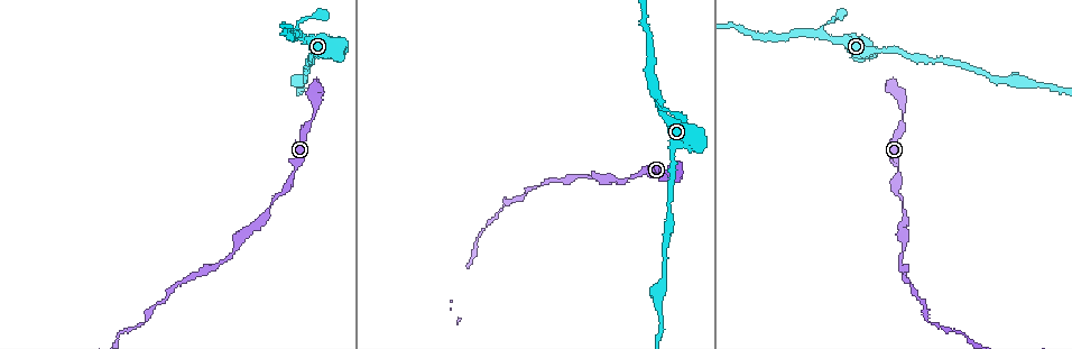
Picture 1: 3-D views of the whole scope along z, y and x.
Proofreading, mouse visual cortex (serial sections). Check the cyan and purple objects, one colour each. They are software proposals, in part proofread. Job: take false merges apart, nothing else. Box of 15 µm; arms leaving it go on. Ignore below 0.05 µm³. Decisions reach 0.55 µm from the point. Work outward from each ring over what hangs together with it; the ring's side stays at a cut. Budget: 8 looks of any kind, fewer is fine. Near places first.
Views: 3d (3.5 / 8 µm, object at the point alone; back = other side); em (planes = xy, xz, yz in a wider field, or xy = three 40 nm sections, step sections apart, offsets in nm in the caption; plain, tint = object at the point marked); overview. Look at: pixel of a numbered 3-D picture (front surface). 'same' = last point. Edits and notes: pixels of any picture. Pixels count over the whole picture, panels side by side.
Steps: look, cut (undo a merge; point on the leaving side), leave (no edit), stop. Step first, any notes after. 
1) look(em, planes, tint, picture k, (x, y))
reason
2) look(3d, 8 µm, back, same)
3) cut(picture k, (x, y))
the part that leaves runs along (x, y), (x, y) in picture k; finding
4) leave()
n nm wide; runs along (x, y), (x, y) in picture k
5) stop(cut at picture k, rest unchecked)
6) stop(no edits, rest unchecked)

look(3d, 3.5 µm, picture 1, (641, 173))
sudden change in width

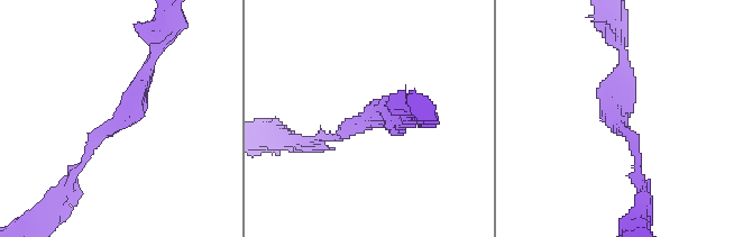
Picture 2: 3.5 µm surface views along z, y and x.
look(em, xy, step 3, tint, picture 2, (115, 124))
arms of 150, 200 nm

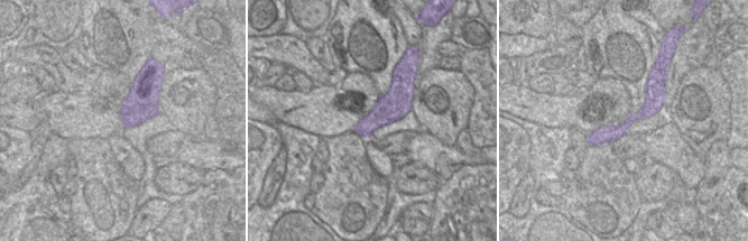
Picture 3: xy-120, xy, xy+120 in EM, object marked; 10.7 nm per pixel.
leave()
runs along (649, 83), (650, 105), (590, 142) in picture 3; one cell here

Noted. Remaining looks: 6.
look(3d, 8 µm, picture 1, (300, 37))

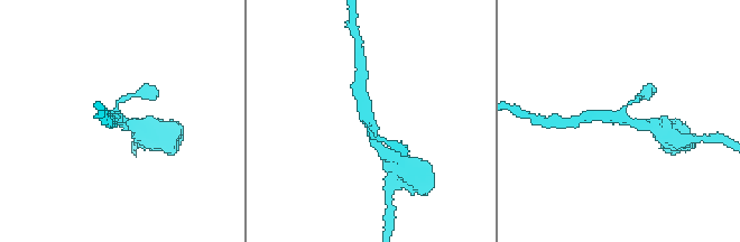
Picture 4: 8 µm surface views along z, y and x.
look(em, xy, step 3, tint, picture 4, (622, 115))
3 arms; arms of 150, 250, 350 nm; now the EM

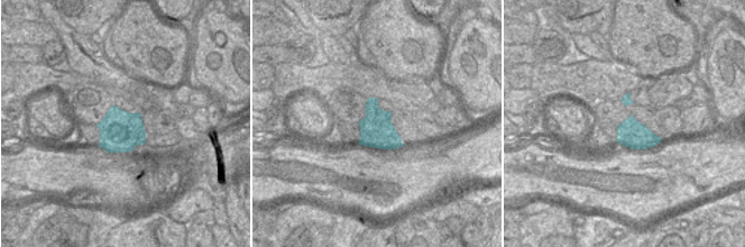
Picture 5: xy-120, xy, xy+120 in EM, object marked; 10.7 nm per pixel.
leave()
runs along (381, 149), (372, 135), (358, 92) in picture 4; continuous, no second cell

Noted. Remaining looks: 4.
look(3d, 3.5 µm, picture 1, (902, 249))
sudden change in width

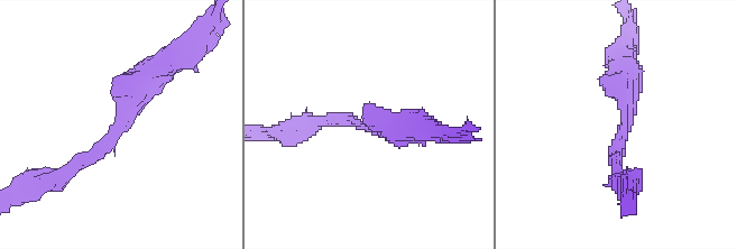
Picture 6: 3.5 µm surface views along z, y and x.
look(em, planes, tint, picture 6, (626, 129))
arms of 200, 350 nm; need the tissue

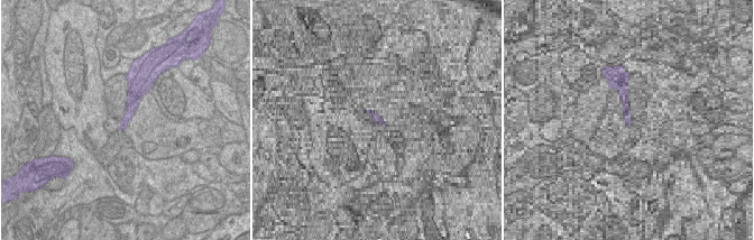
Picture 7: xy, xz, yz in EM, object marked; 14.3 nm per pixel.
look(em, xy, step 2, tint, same)
cut it another way

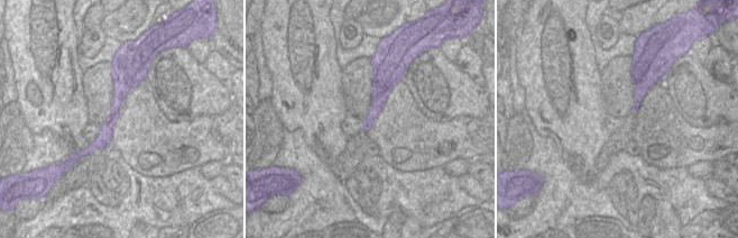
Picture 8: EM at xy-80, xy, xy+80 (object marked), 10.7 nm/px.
leave()
continuous, no second cell

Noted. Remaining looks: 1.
stop(no edits, rest unchecked)

